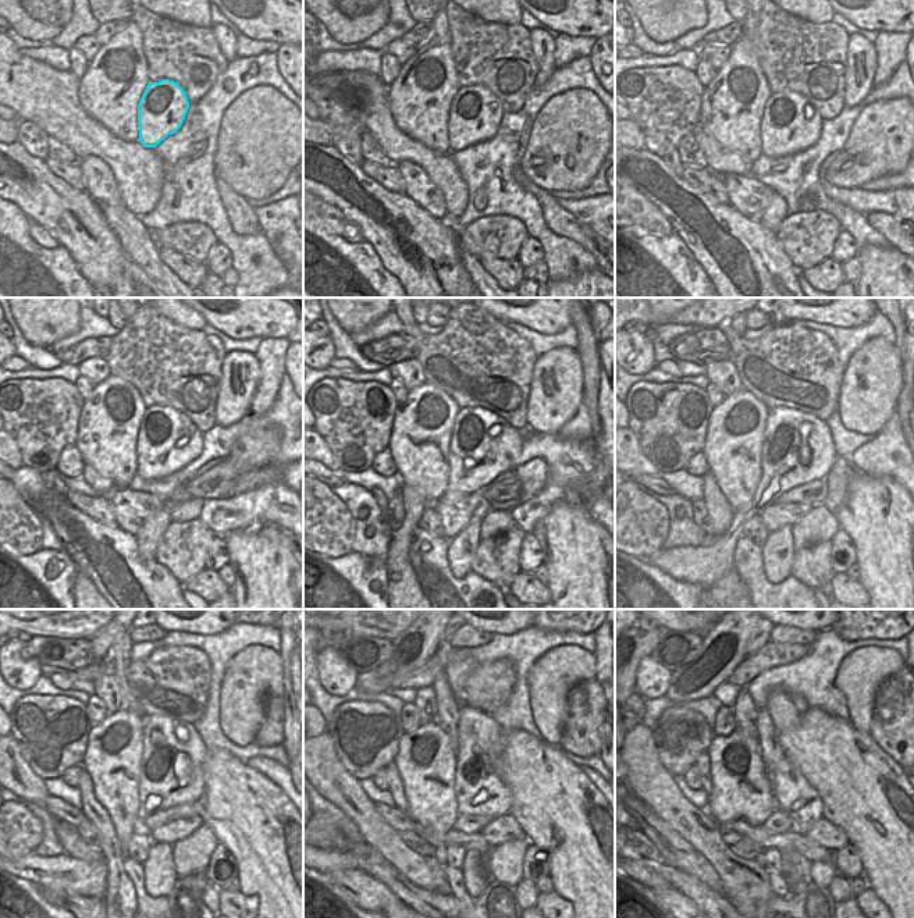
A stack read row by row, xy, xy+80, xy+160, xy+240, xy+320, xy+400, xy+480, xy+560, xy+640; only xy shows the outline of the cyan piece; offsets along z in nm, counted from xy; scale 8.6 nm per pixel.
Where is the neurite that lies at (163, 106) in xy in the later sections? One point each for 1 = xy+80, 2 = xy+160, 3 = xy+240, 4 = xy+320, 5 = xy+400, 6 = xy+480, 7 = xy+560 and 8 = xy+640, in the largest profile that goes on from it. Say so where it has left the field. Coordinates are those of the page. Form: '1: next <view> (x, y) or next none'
1: next xy+80 (475, 116)
2: next xy+160 (785, 130)
3: next xy+240 (162, 427)
4: next xy+320 (477, 455)
5: next xy+400 (781, 466)
6: next xy+480 (159, 789)
7: next xy+560 (477, 789)
8: next xy+640 (792, 793)

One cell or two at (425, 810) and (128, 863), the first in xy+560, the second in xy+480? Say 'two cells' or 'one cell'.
two cells

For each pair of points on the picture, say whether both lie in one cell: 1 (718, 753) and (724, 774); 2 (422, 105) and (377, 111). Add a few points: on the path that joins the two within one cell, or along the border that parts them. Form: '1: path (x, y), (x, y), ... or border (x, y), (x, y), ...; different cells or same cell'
1: path (719, 758), (724, 768); same cell
2: border (387, 91), (391, 118), (408, 137); different cells

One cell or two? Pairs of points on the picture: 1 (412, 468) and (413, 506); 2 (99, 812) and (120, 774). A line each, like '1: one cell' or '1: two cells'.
1: two cells
2: two cells

